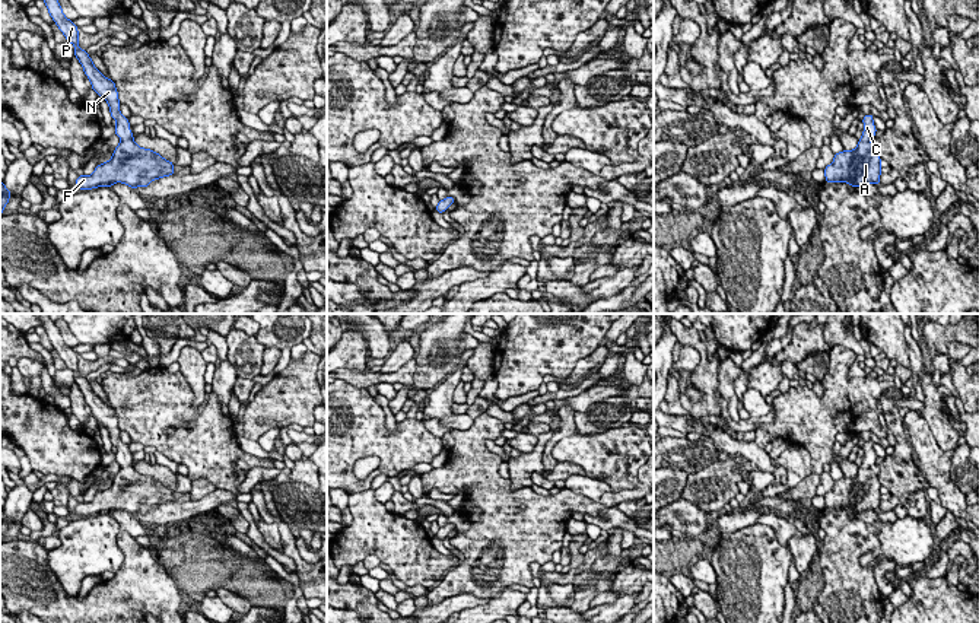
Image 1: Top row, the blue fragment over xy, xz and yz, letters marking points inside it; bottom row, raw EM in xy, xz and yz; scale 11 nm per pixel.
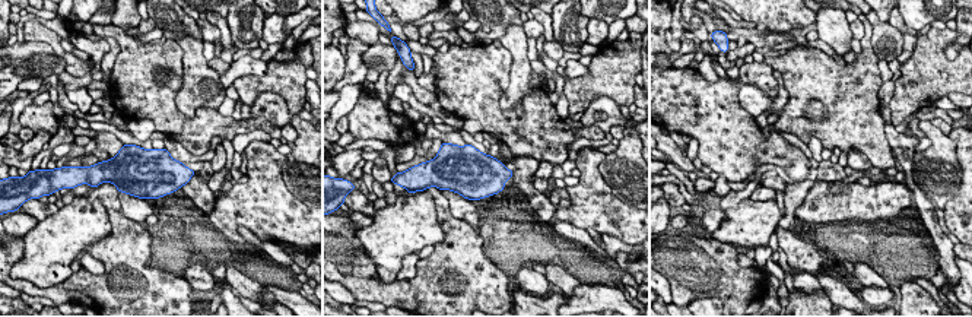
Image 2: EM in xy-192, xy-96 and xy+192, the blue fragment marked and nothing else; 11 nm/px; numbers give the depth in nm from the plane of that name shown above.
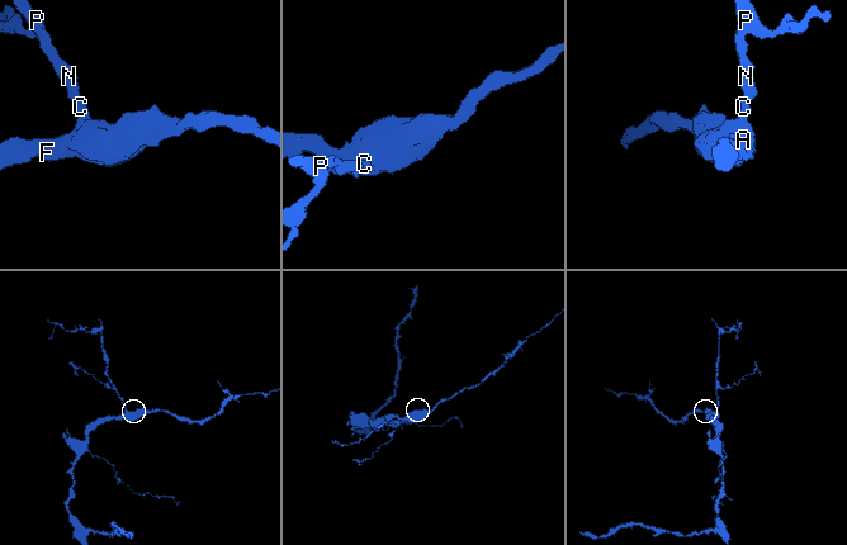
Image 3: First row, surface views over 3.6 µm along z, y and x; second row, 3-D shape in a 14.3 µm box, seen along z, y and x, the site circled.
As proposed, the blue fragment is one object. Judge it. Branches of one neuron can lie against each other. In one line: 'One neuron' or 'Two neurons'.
One neuron

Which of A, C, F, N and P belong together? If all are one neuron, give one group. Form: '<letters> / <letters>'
A C F N P

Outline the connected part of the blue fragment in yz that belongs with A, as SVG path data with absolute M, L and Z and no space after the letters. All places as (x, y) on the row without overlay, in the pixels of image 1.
M872 441L862 445L864 460L858 473L851 479L836 480L833 490L824 495L826 509L843 508L855 515L868 509L880 511L881 484L877 474L870 468L877 458L872 445Z

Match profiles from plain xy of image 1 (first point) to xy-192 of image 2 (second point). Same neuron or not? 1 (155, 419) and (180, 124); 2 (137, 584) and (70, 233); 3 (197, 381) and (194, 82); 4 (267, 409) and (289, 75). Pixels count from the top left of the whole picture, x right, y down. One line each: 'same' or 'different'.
1: same
2: different
3: same
4: same

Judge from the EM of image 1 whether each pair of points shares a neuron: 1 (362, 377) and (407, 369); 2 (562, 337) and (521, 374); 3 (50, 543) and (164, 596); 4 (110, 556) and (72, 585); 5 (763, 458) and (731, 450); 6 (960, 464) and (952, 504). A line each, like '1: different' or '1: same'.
1: same
2: same
3: different
4: same
5: same
6: different

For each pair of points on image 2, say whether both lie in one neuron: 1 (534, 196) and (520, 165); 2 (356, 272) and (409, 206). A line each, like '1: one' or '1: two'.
1: one
2: two

